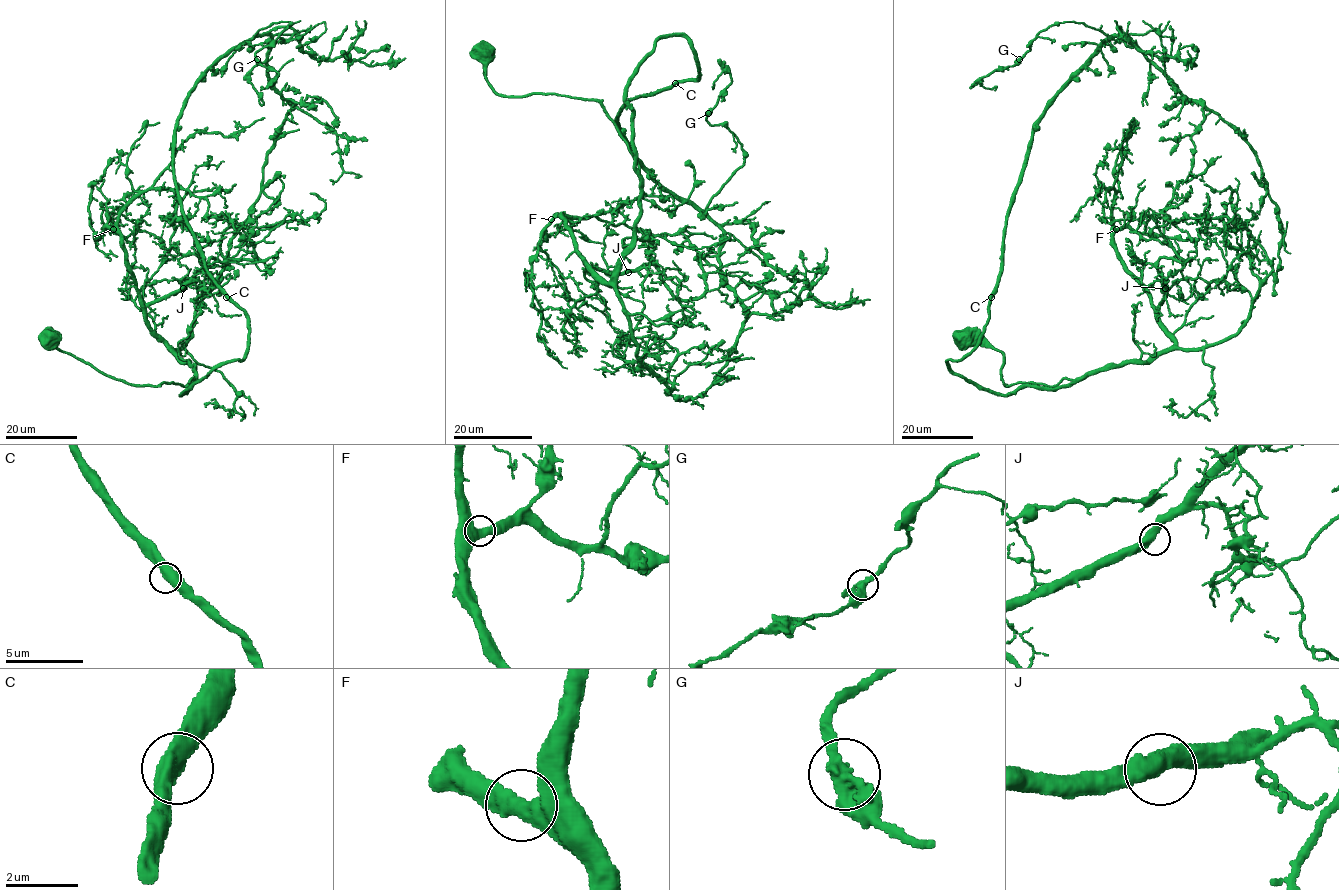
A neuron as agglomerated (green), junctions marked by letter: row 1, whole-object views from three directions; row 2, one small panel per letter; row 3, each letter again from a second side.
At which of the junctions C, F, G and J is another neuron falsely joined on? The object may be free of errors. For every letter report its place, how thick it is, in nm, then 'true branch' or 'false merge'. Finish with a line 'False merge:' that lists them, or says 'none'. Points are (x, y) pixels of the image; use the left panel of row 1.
C: at (226, 297); 480 nm thick; true branch
F: at (113, 229); 480 nm thick; true branch
G: at (257, 59); 480 nm thick; true branch
J: at (183, 288); 500 nm thick; true branch
False merge: none

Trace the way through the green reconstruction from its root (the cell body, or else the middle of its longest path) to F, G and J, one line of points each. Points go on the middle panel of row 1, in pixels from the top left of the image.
F: (482, 54), (498, 94), (597, 100), (637, 162), (634, 244), (608, 282), (579, 255), (565, 222), (551, 219)
G: (482, 54), (639, 171), (626, 87), (683, 36), (699, 78), (617, 121), (702, 210), (744, 160), (708, 113)
J: (482, 54), (498, 94), (594, 98), (614, 124), (637, 162), (640, 215), (608, 282), (586, 264), (628, 272)

